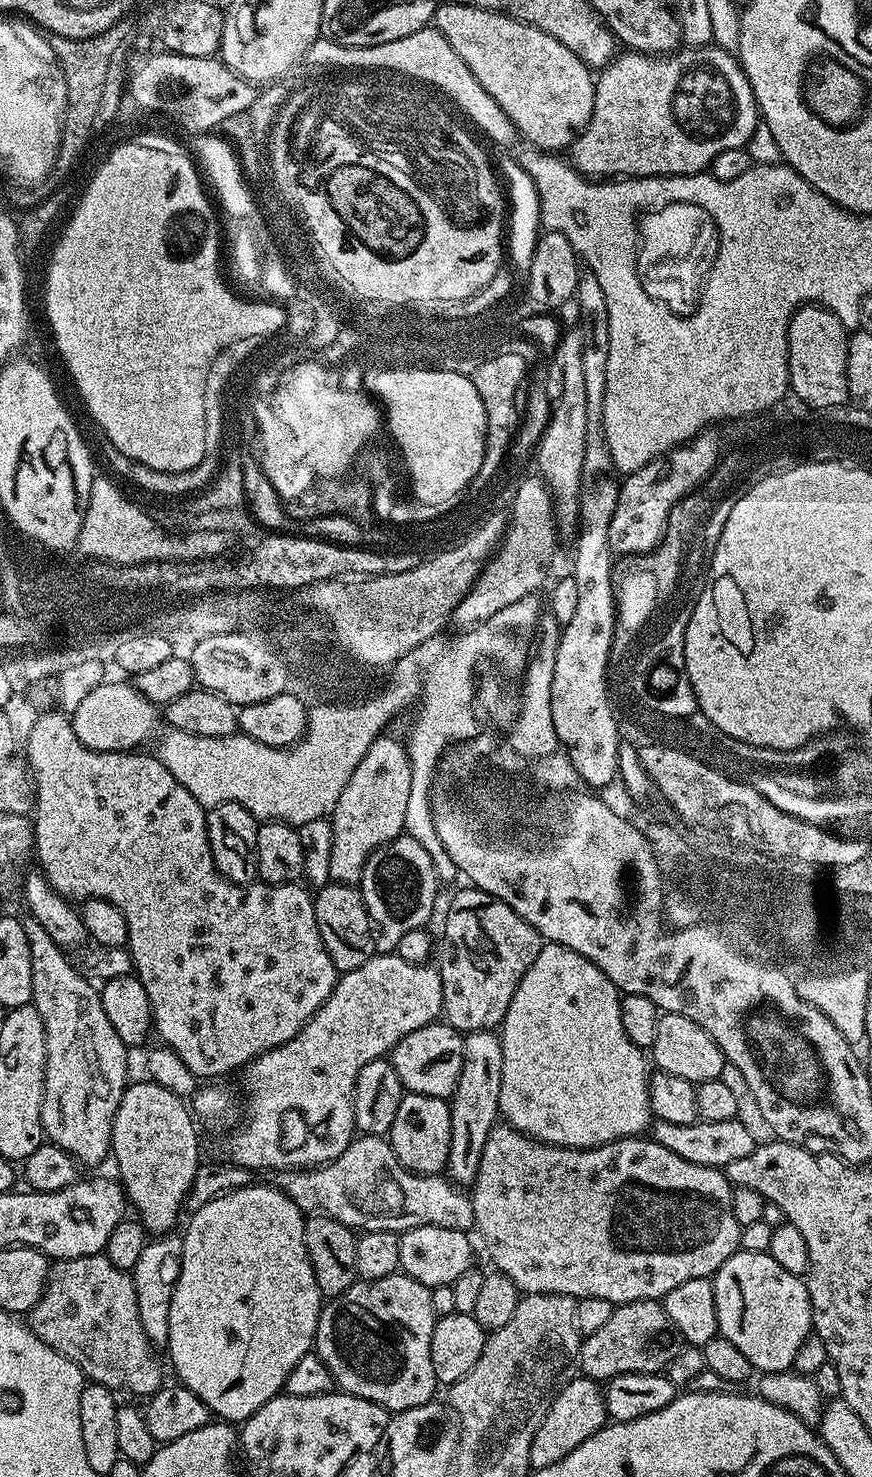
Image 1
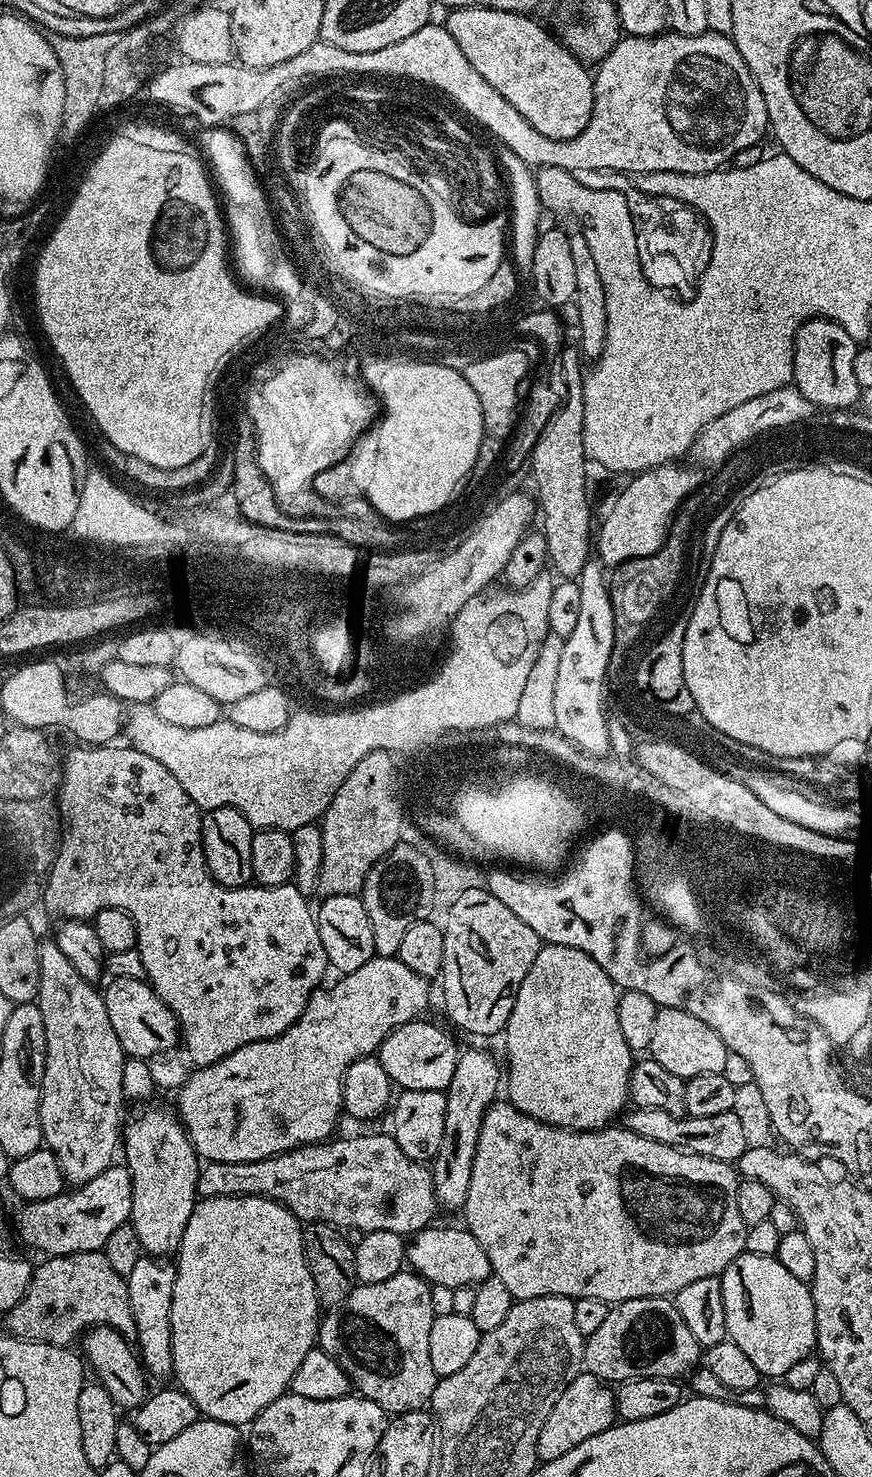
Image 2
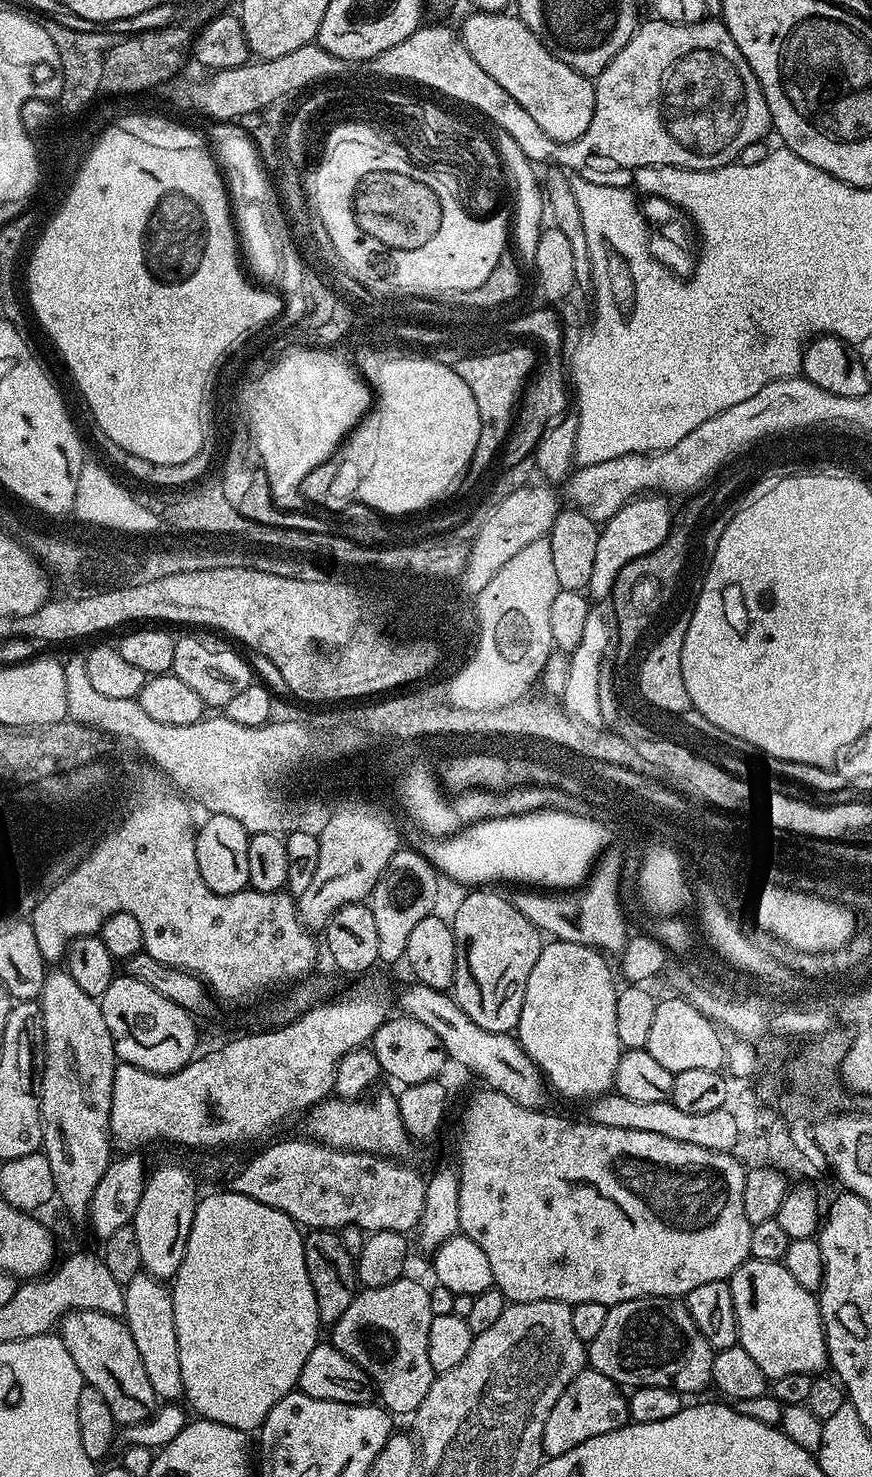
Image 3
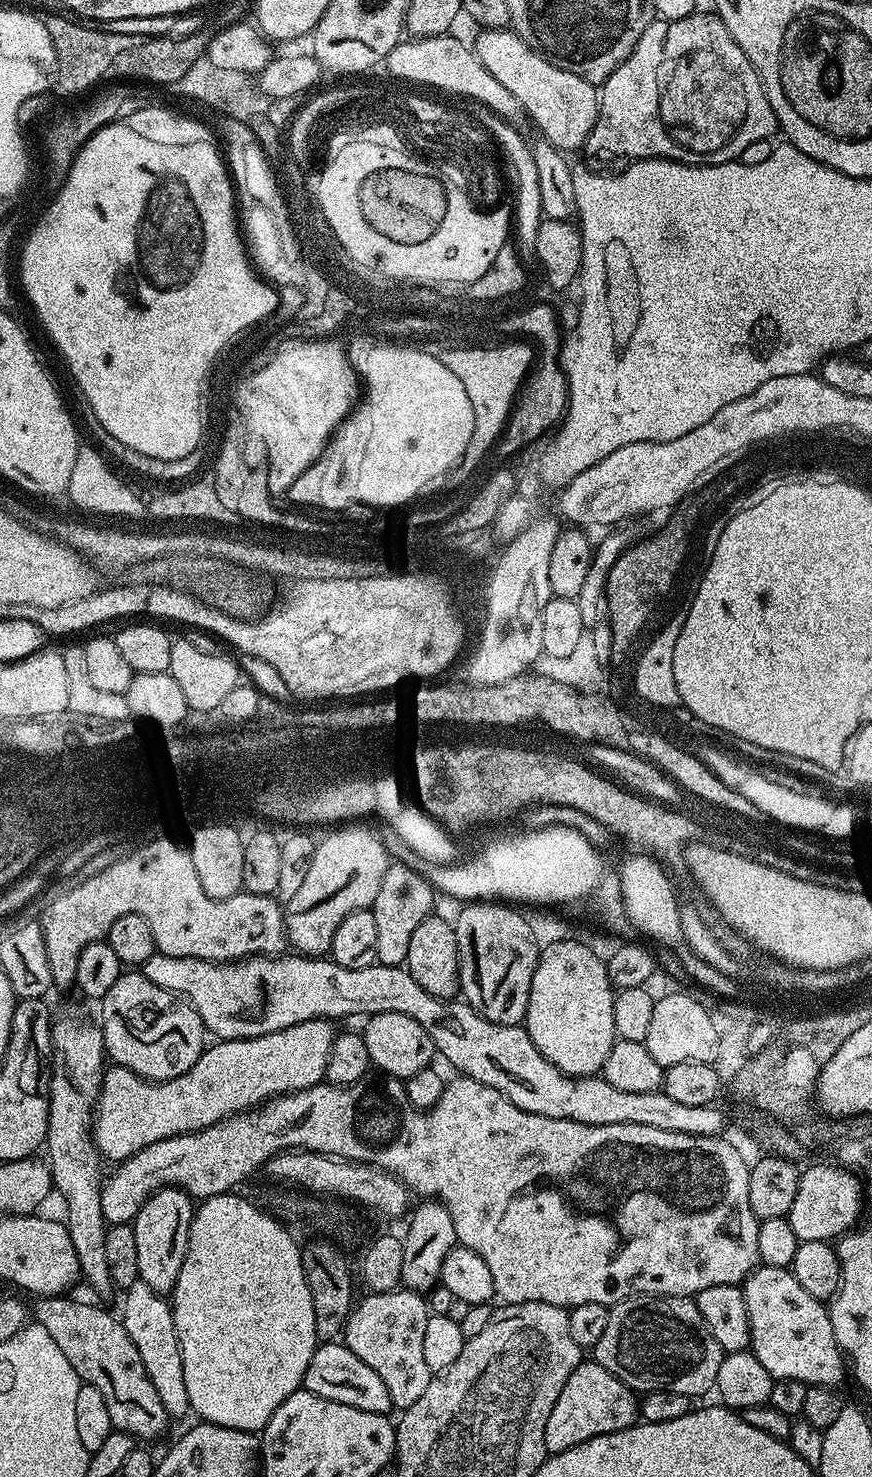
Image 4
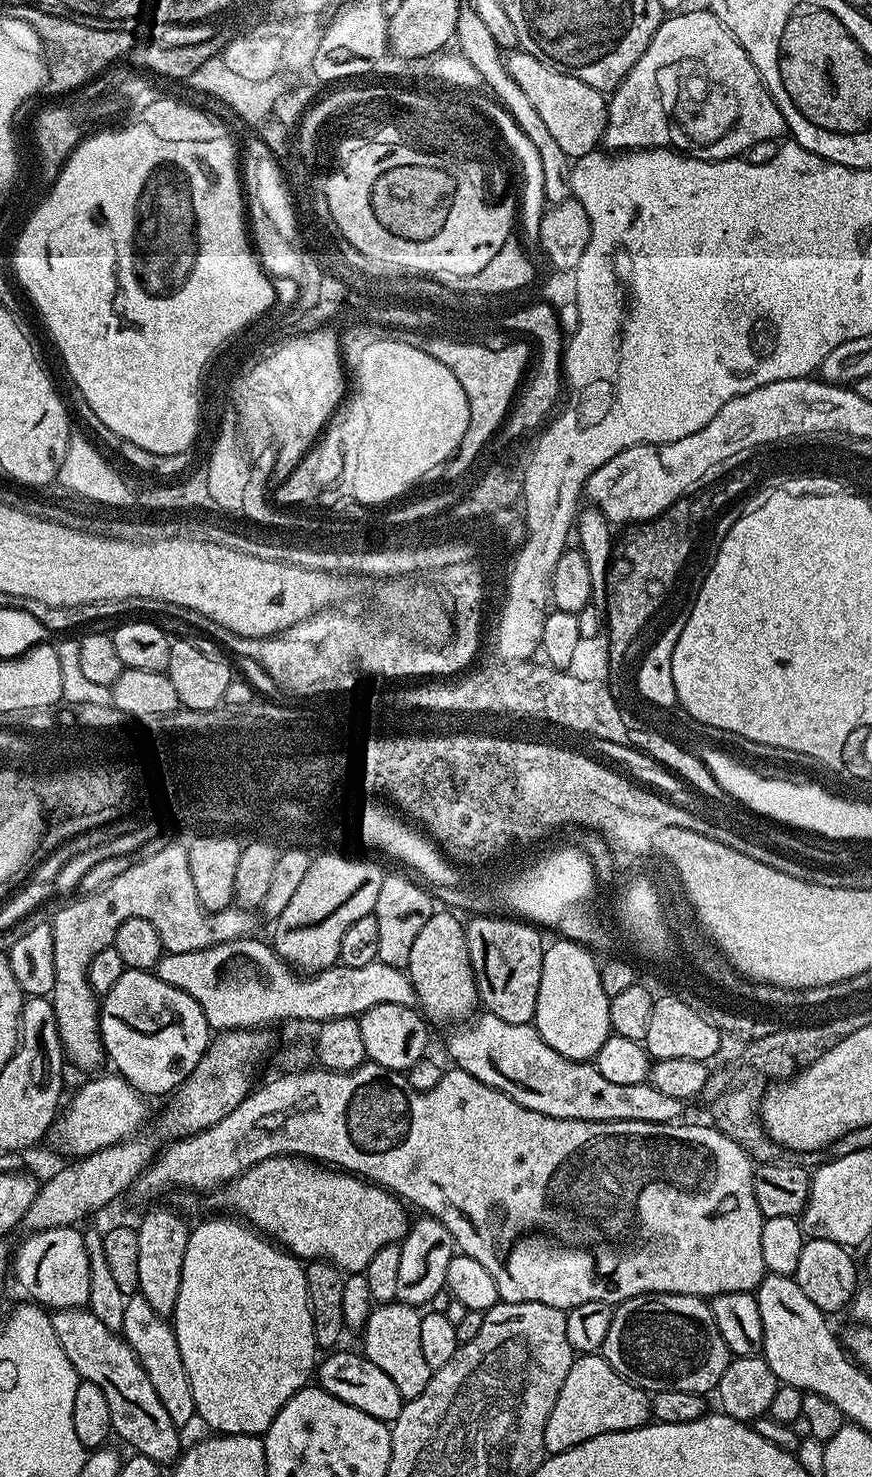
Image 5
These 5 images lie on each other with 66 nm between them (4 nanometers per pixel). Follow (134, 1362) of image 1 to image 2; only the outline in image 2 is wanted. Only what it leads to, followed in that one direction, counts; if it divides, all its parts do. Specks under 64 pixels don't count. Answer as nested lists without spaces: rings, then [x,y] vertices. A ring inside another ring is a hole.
[[[103,1251],[49,1256],[41,1261],[41,1264],[37,1263],[33,1267],[30,1286],[22,1302],[18,1302],[18,1306],[14,1306],[9,1312],[3,1313],[2,1328],[9,1336],[16,1336],[19,1340],[33,1340],[35,1344],[50,1344],[53,1348],[75,1345],[89,1329],[98,1326],[110,1327],[127,1338],[135,1337],[134,1314],[130,1308],[127,1279],[118,1274],[114,1266],[110,1266]]]

